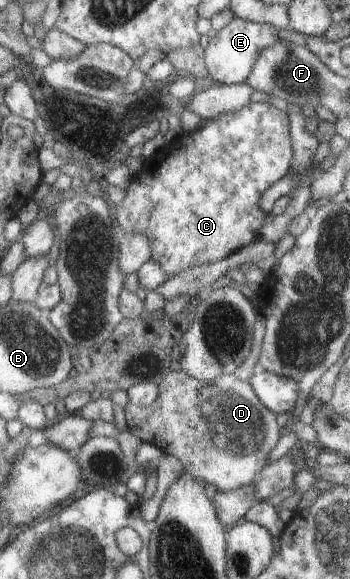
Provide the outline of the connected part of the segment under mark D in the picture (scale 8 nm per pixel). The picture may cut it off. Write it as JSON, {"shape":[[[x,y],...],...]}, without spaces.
{"shape":[[[171,371],[166,378],[164,378],[159,386],[158,399],[148,407],[138,407],[129,403],[124,407],[125,419],[127,420],[128,430],[138,437],[144,443],[151,443],[158,446],[164,453],[173,455],[184,464],[185,471],[190,473],[192,477],[205,481],[206,483],[215,485],[218,491],[230,491],[238,489],[240,486],[249,485],[250,482],[254,483],[254,478],[268,465],[270,462],[270,450],[274,450],[274,446],[279,446],[282,440],[282,426],[278,424],[278,416],[268,407],[260,402],[248,382],[239,380],[234,373],[228,373],[217,377],[212,383],[200,381],[194,377],[187,376],[183,371]]]}

